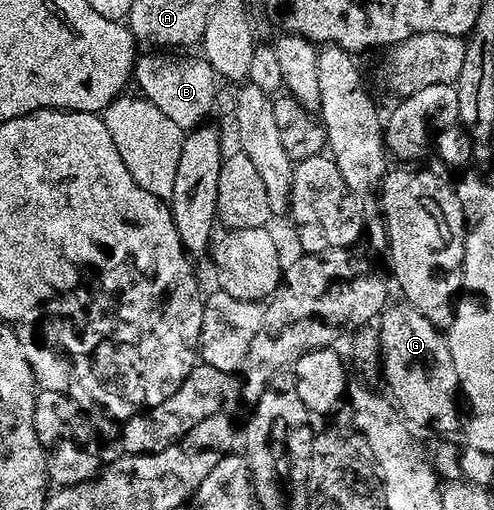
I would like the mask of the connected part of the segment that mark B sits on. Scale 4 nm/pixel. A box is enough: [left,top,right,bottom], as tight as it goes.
[133,52,218,132]

